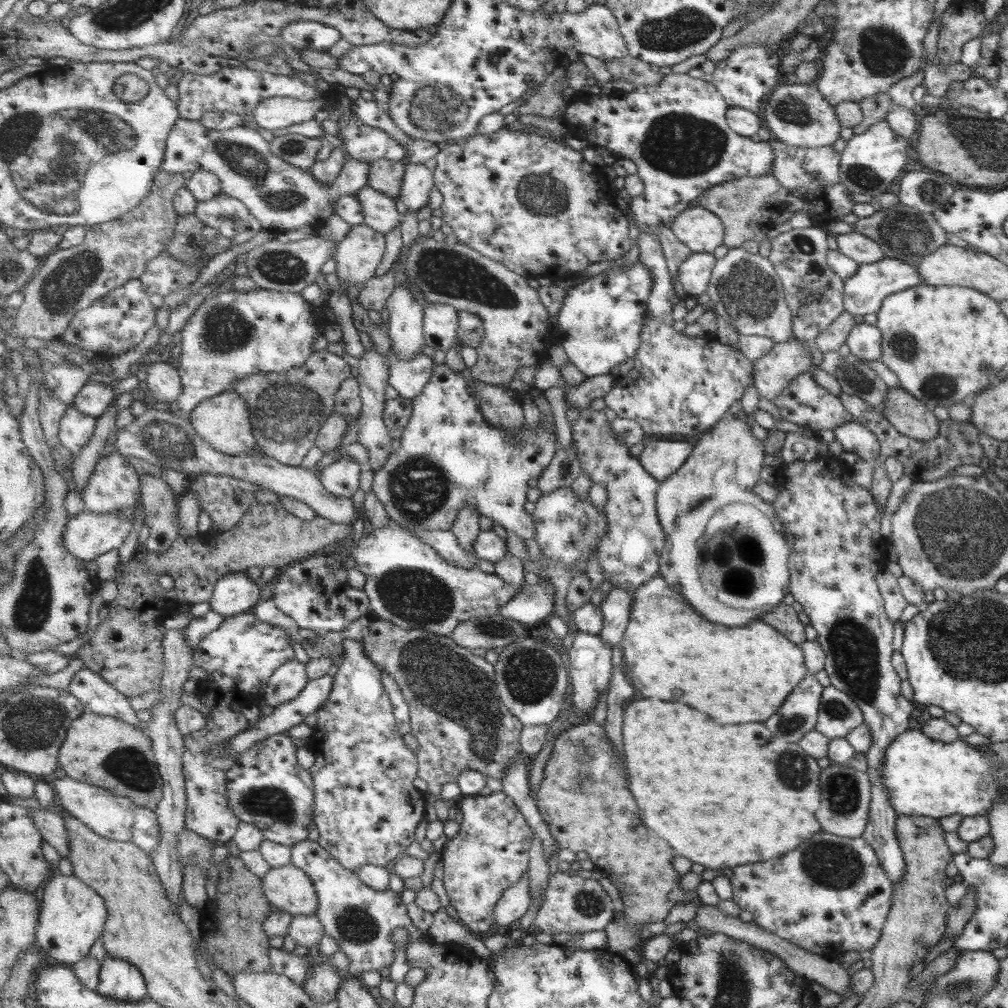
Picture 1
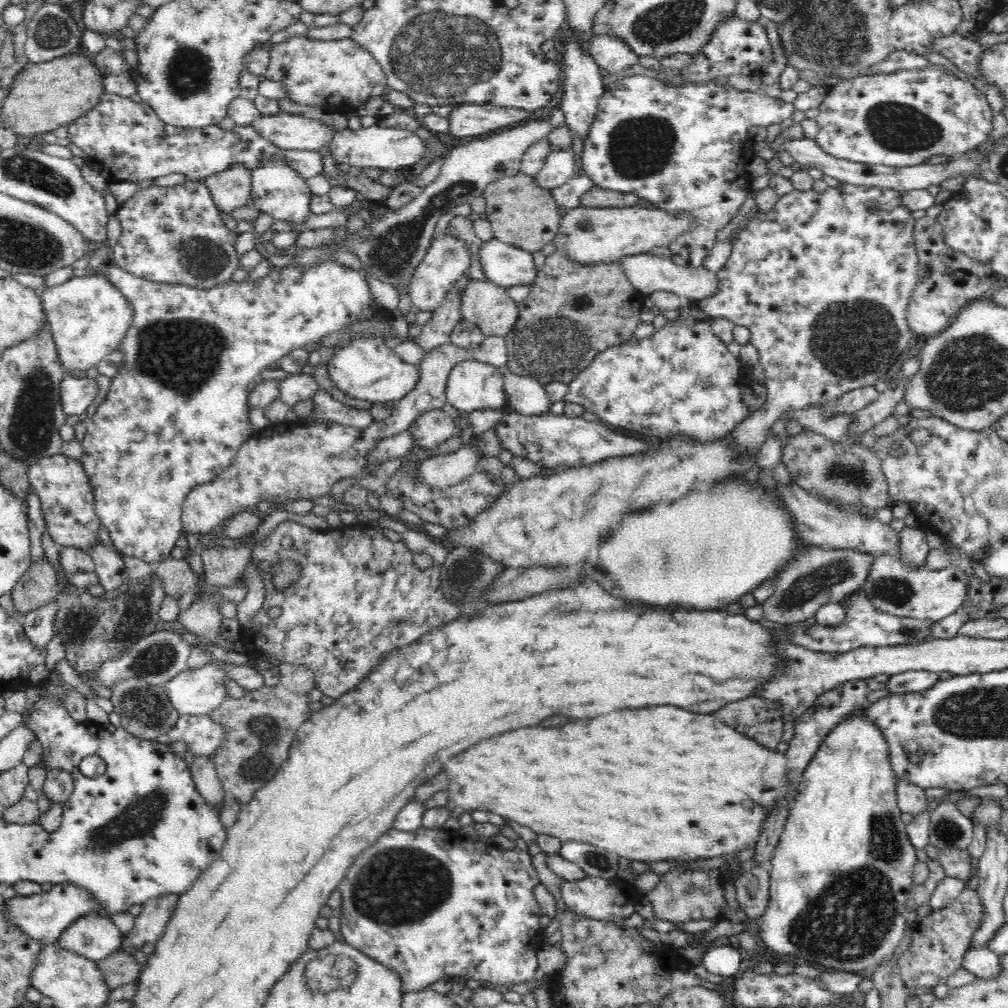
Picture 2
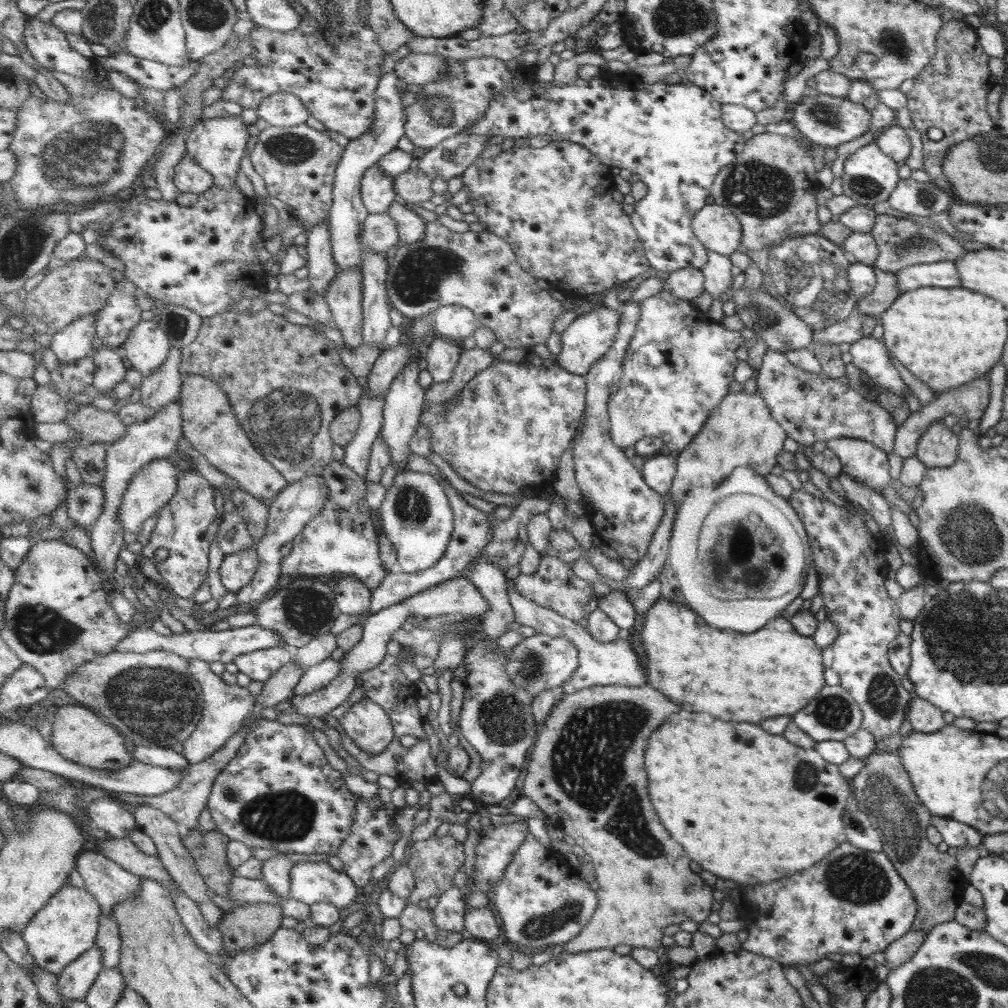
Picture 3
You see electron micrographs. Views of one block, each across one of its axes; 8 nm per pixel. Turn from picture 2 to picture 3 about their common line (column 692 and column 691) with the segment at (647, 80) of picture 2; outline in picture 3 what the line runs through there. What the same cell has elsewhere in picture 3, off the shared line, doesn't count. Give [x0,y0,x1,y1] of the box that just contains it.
[465,66,745,273]

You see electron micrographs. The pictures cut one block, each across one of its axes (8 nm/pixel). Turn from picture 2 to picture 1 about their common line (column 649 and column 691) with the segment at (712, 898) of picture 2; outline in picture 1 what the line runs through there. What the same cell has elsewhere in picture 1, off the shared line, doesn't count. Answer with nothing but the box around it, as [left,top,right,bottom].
[535,720,850,999]

